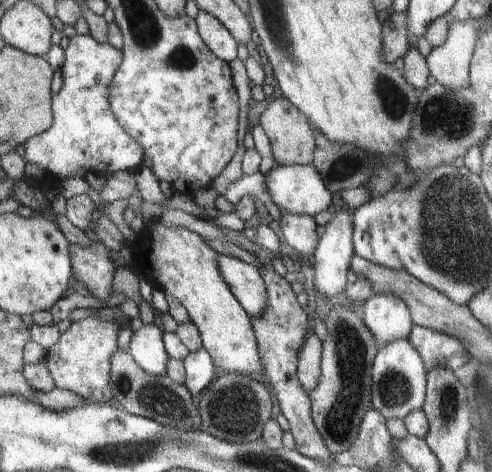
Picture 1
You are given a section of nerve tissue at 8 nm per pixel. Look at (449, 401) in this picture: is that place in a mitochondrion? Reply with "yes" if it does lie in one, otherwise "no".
yes

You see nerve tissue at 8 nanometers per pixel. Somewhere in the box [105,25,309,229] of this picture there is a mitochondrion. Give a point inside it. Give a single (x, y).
(180, 58)

